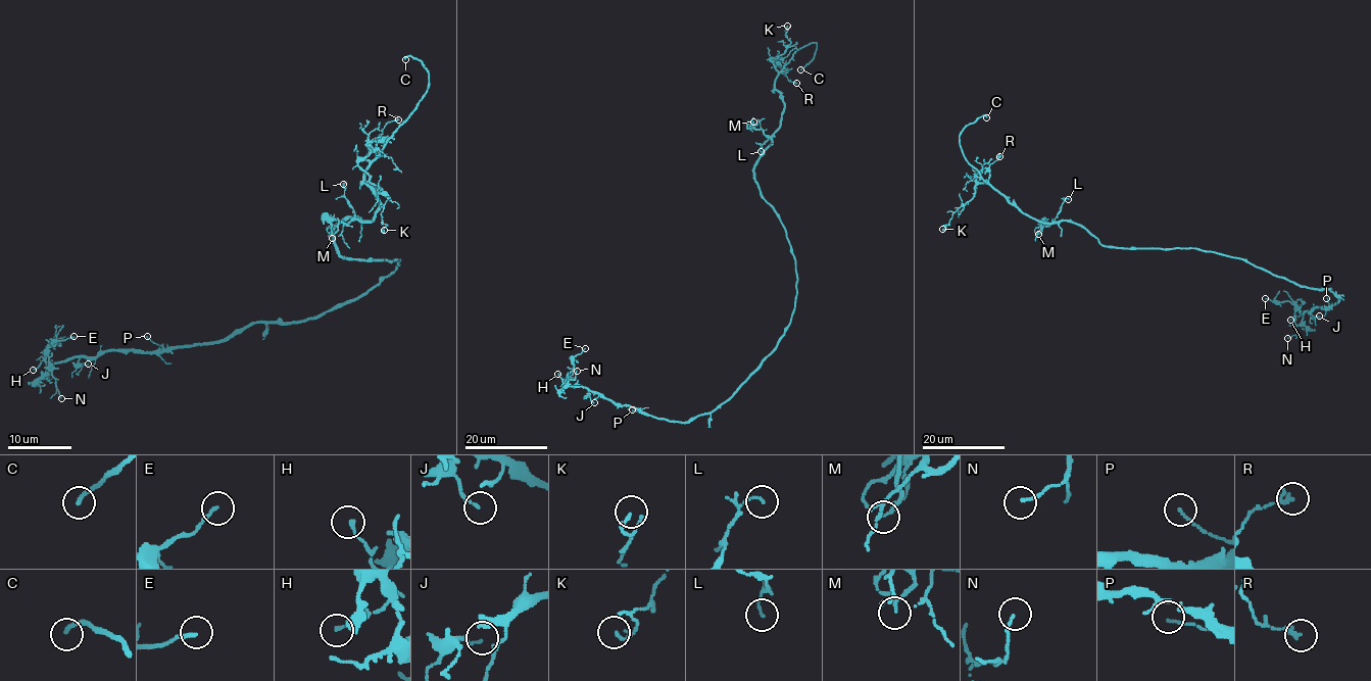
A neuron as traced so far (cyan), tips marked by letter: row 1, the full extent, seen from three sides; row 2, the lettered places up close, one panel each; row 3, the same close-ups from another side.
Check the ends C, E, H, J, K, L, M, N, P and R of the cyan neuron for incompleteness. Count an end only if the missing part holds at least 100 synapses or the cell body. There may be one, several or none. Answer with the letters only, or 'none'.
C

